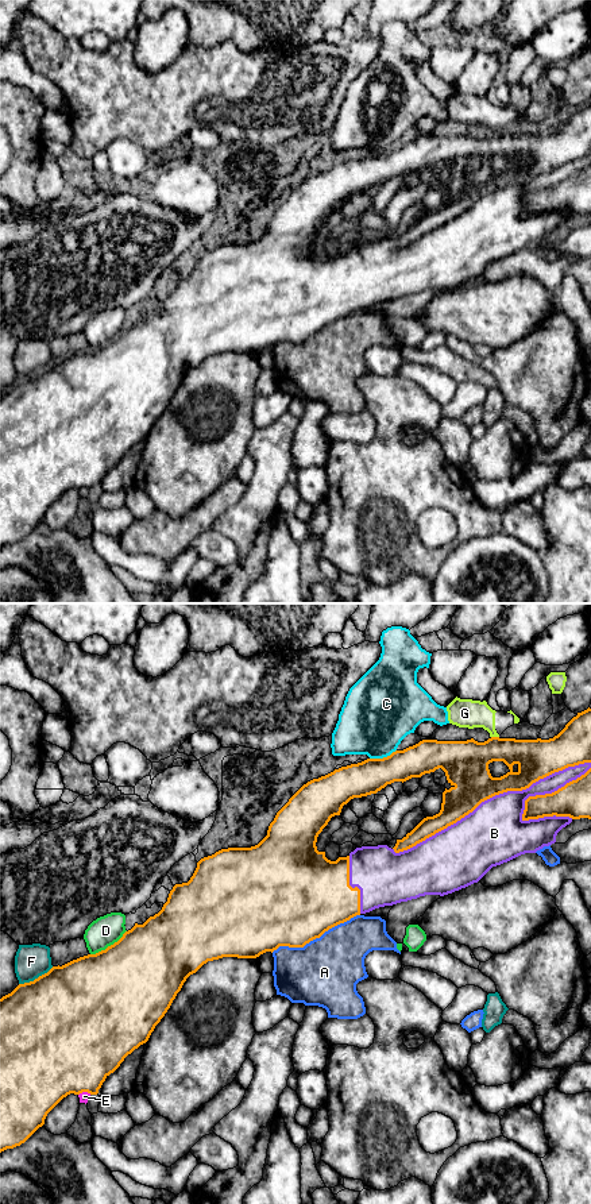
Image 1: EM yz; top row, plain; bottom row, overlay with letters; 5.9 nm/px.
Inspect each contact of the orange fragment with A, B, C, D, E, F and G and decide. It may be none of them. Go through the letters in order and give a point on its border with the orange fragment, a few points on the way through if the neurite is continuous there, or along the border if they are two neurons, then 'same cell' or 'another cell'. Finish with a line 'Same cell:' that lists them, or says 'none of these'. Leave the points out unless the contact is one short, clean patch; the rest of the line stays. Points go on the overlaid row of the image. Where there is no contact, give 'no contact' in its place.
A: meets orange in yz at (315, 938); another cell
B: meets orange in yz at (491, 797); same cell
C: meets orange in yz at (383, 757); another cell
D: meets orange in yz at (108, 946); another cell
E: meets orange in yz at (84, 1091); another cell
F: meets orange in yz at (35, 979); another cell
G: meets orange in yz at (495, 737); border along yz (491, 736), (498, 737); another cell
Same cell: B

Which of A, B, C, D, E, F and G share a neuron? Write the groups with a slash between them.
A / B / C / D / E / F / G

